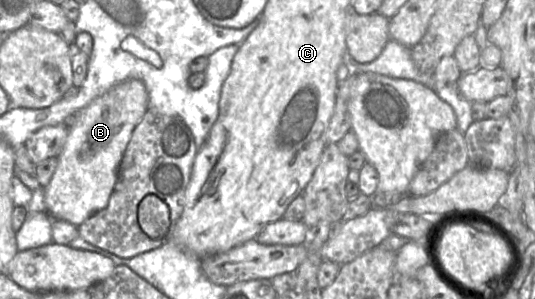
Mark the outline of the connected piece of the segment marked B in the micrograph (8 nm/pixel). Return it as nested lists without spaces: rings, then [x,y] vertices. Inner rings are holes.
[[[128,79],[94,99],[74,115],[66,142],[58,156],[57,168],[49,184],[44,187],[46,209],[52,219],[64,220],[79,227],[107,206],[132,132],[147,110],[148,93],[144,83],[139,79]]]

